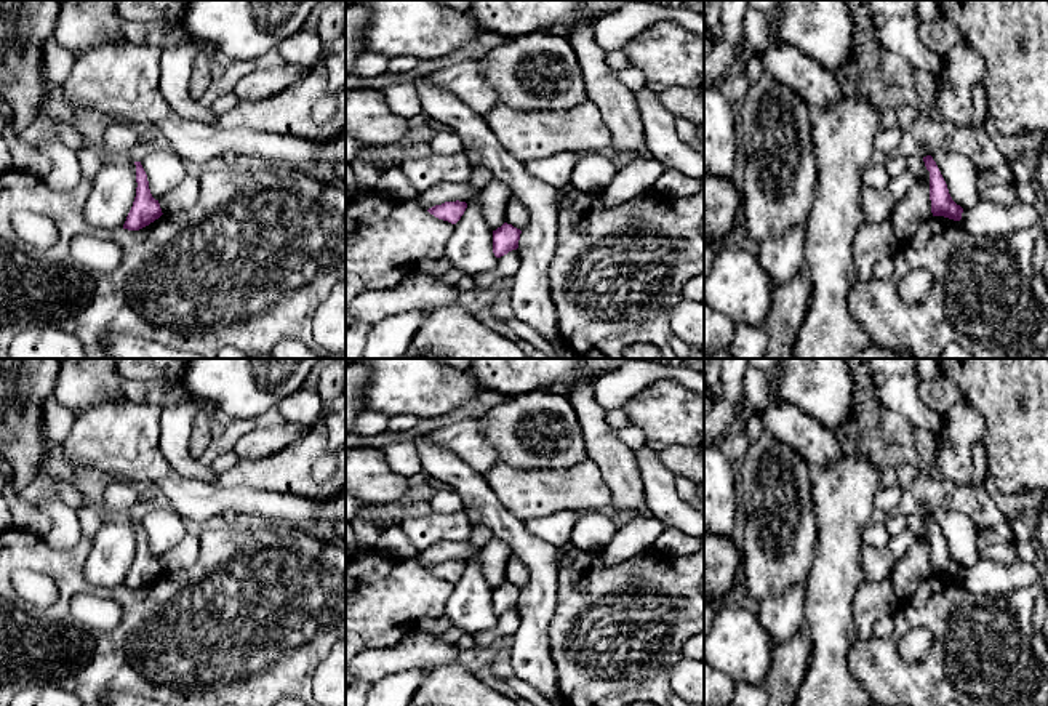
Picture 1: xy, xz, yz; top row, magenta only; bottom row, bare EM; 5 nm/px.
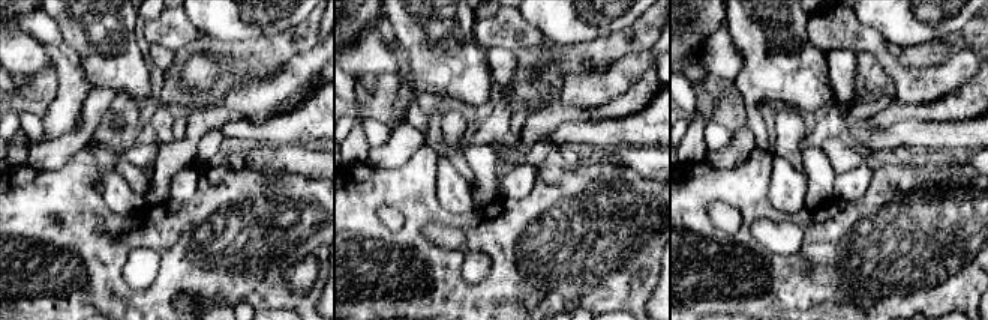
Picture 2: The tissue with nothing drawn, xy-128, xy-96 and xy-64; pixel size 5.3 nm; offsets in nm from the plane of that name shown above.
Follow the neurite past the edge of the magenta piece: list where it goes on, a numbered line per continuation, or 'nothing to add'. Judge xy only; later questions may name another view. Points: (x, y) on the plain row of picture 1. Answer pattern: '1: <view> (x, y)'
nothing to add

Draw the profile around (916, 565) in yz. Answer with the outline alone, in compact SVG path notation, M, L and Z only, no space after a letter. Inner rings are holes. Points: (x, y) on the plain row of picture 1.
M925 525L923 533L915 538L907 554L896 564L890 581L894 594L899 600L902 600L907 599L917 586L931 575L930 530Z

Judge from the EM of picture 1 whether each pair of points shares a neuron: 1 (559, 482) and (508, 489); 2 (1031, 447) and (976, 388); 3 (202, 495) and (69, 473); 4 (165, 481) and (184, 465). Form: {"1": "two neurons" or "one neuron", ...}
{"1": "one neuron", "2": "one neuron", "3": "two neurons", "4": "two neurons"}

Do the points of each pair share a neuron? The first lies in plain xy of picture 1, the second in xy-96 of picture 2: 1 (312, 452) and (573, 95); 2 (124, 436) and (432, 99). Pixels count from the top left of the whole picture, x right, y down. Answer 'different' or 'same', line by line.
1: different
2: different

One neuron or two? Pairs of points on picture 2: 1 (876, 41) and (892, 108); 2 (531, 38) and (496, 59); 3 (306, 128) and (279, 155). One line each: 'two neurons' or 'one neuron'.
1: two neurons
2: two neurons
3: two neurons

